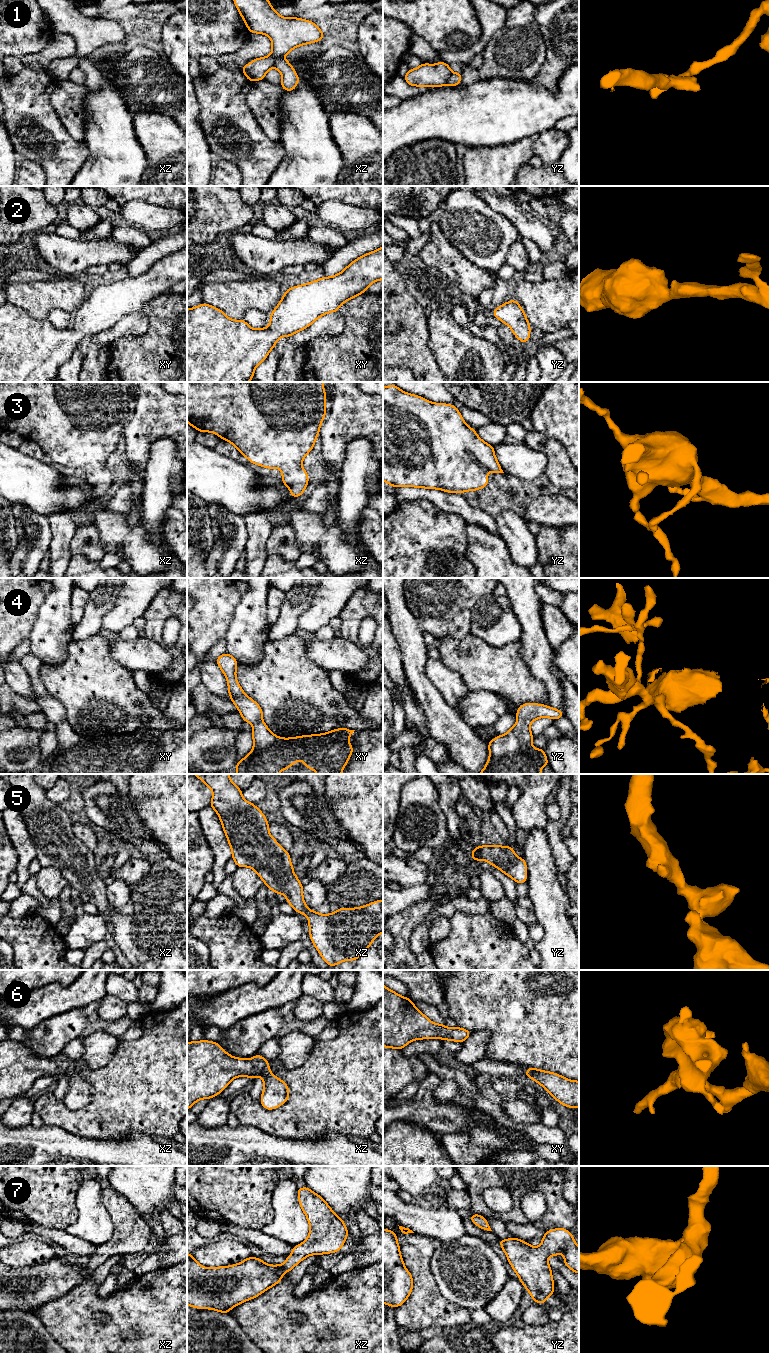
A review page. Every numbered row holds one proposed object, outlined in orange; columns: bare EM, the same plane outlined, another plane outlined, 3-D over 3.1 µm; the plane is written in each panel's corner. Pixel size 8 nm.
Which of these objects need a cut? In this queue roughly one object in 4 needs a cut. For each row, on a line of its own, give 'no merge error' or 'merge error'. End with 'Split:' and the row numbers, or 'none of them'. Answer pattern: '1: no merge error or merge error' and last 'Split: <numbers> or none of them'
1: merge error
2: no merge error
3: no merge error
4: no merge error
5: no merge error
6: no merge error
7: no merge error
Split: 1

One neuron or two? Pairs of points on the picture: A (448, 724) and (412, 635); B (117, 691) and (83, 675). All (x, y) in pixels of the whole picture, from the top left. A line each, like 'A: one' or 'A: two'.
A: one
B: one

